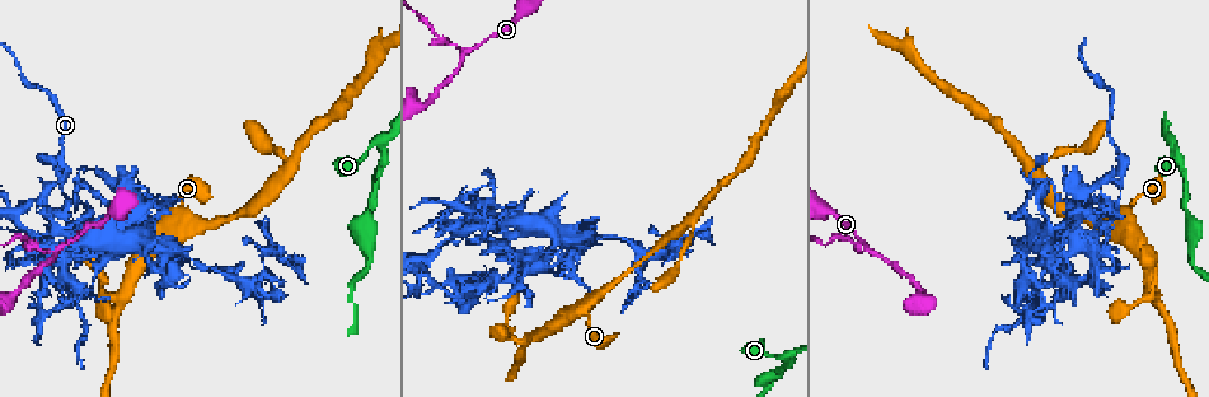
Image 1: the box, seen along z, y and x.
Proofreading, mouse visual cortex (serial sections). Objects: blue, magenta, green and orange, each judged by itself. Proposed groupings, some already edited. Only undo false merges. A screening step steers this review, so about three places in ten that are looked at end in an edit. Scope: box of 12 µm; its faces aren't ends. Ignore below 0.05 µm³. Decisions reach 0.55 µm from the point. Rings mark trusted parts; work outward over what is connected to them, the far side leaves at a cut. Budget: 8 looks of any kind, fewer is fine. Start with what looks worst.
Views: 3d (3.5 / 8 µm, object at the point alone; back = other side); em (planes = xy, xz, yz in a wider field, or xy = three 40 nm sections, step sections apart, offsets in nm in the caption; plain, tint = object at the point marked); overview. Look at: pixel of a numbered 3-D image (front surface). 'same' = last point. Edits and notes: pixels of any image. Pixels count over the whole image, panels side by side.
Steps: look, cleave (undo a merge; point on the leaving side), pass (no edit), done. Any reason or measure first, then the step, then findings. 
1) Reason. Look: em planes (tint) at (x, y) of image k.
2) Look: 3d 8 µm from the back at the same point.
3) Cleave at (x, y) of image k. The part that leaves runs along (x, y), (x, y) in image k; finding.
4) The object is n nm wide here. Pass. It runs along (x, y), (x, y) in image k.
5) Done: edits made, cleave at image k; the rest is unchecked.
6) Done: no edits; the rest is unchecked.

Side arm on a straight run. Look: 3d 3.5 µm at (868, 250) of image 1.

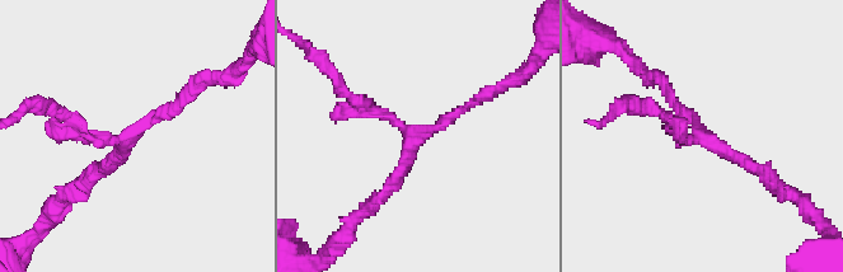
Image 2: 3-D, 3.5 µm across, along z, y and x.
3 arms meet here; the arms are 150, 150, 150 nm wide; shape alone is not enough. Look: em xy step 2 (tint) at (138, 134) of image 2.

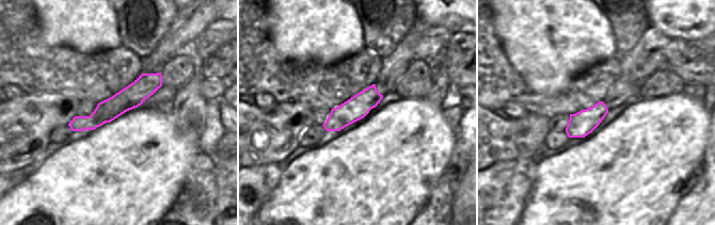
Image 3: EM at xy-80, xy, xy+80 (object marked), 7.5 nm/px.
Cleave at (79, 132) of image 2. A border runs along (90, 115), (97, 122), (98, 126) in image 3; two cells meet here.

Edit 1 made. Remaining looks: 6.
Look: overview.

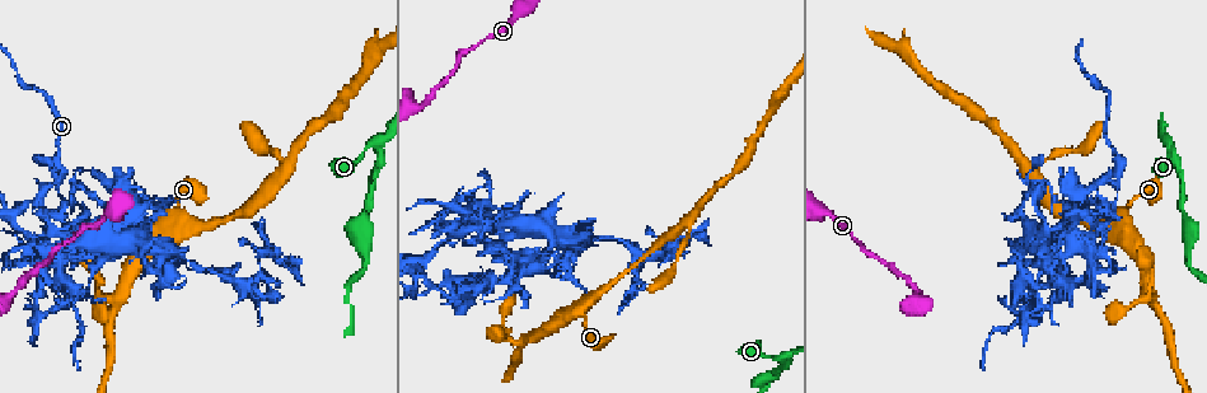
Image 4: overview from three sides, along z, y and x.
Sharp bend. Look: 3d 8 µm at (117, 301) of image 4.

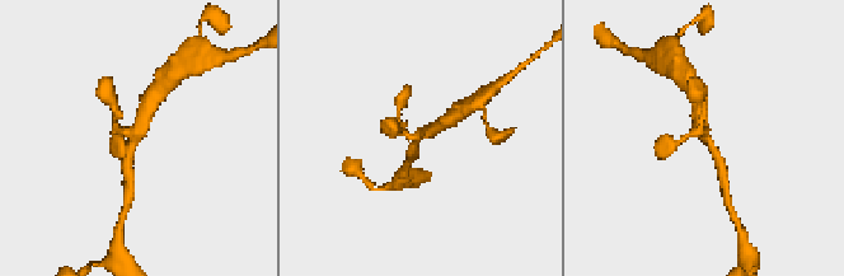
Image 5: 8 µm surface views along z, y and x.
Look: 3d 3.5 µm from the back at (133, 132) of image 5.

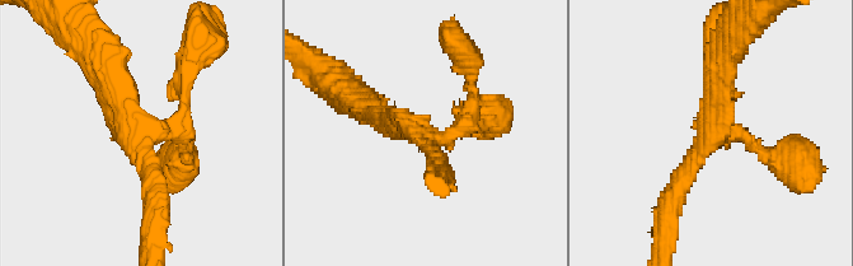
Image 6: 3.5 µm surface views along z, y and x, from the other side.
4 arms meet here. Pass. It runs along (102, 65), (137, 135), (184, 116), (184, 84) in image 6; one cell here.

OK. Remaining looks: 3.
Calibre changes. Look: 3d 3.5 µm at (1117, 156) of image 4.

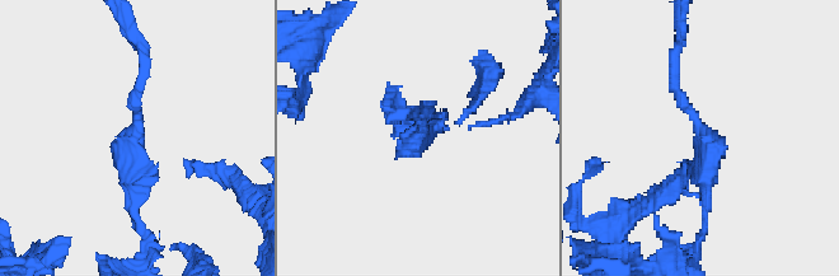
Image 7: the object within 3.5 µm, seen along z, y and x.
The arms are 150, 150 nm wide. Look: em xy step 5 (tint) at (707, 138) of image 7.

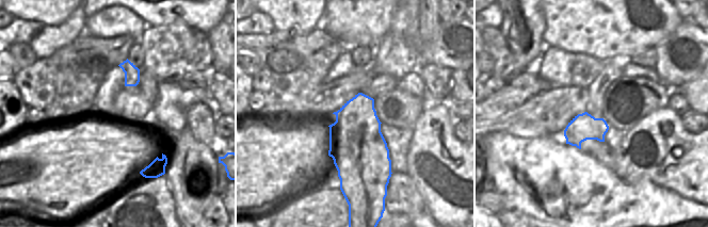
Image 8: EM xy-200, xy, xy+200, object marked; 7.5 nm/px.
Pass. Continuous, no second cell.

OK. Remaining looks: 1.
Done: edits made, cleave at image 2; the rest is unchecked.

